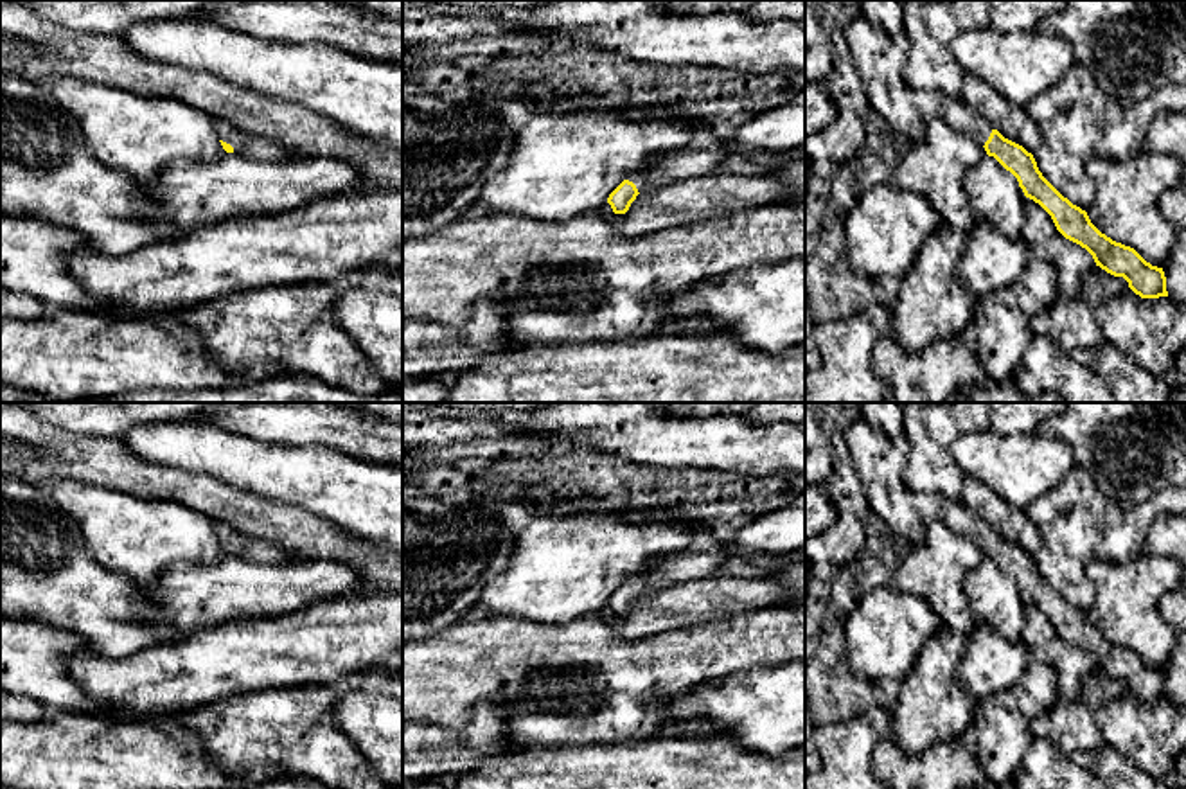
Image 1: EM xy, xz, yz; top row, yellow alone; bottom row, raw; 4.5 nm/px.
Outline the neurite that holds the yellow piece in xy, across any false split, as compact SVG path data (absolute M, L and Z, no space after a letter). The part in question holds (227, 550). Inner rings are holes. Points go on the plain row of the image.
M219 521L214 523L216 537L226 555L252 557L253 561L268 561L271 564L289 559L286 550L237 532L234 527Z

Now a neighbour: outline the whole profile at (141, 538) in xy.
M70 478L47 487L77 521L92 555L140 584L160 581L178 564L212 566L228 557L214 521L183 503L137 498Z

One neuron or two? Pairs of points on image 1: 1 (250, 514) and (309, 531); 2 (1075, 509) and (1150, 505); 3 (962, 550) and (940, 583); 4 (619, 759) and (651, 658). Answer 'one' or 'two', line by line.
1: one
2: one
3: one
4: two

